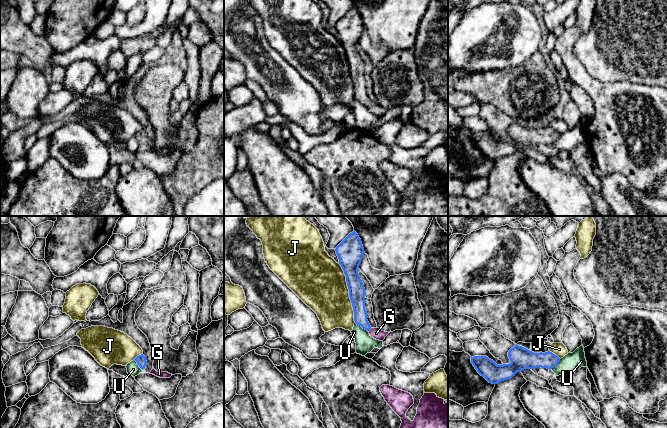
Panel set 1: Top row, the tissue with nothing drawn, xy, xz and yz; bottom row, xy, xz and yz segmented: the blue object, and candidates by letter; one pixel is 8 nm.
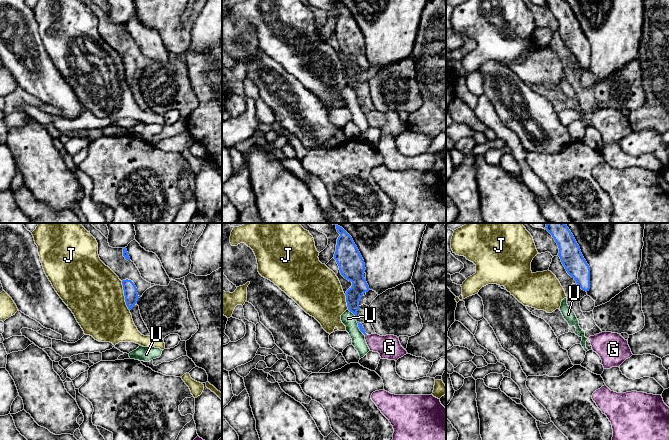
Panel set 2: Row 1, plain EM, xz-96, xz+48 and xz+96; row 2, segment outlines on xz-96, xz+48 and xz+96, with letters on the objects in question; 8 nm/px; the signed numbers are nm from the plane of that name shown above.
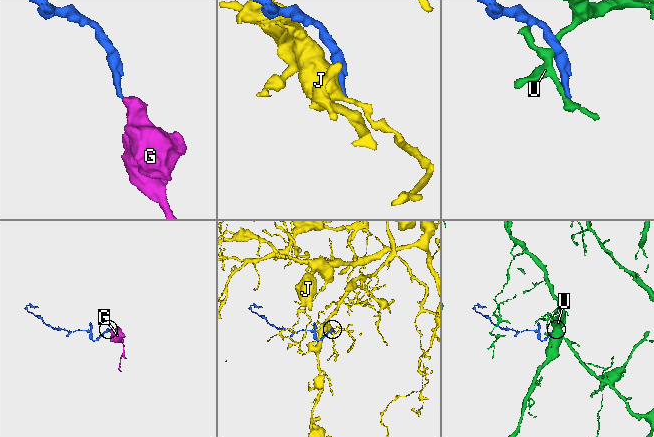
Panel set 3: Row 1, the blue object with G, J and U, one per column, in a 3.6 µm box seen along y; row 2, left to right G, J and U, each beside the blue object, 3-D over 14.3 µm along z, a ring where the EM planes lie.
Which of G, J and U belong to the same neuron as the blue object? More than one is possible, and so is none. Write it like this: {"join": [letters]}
{"join": ["G"]}

